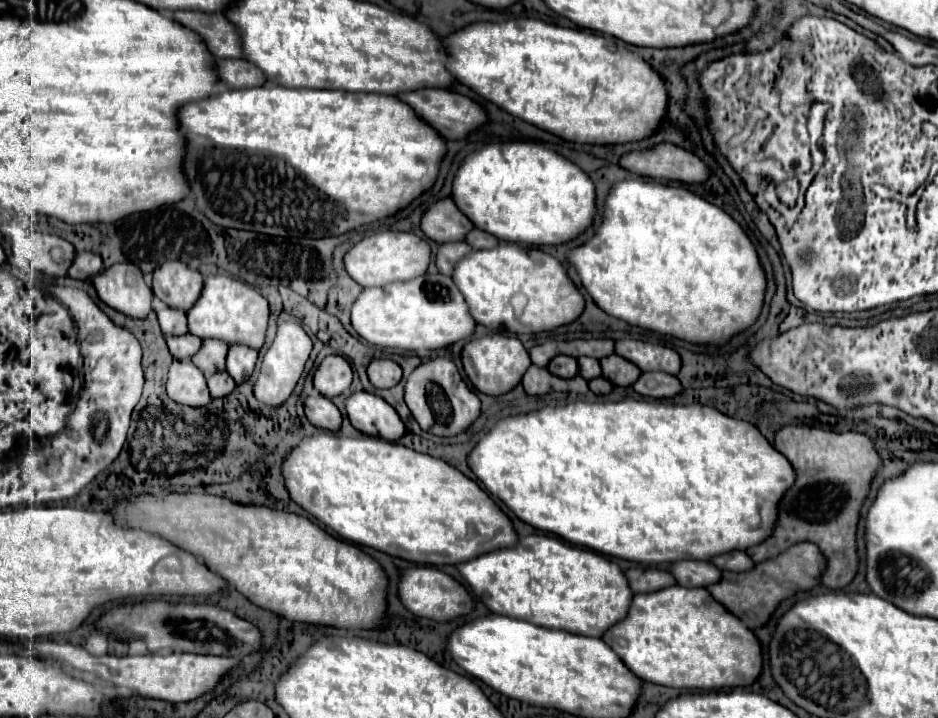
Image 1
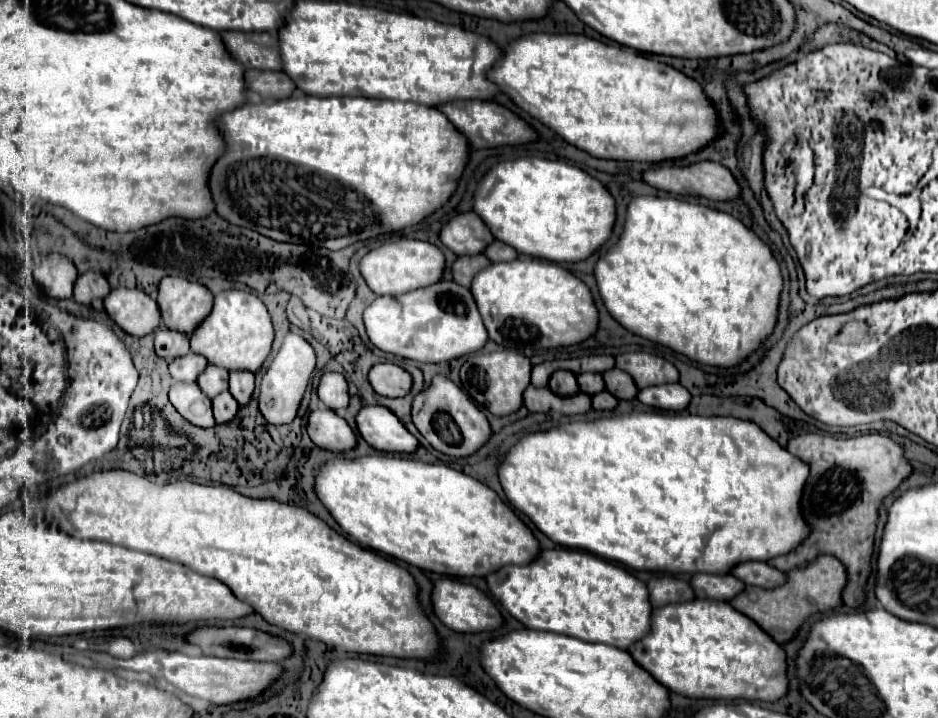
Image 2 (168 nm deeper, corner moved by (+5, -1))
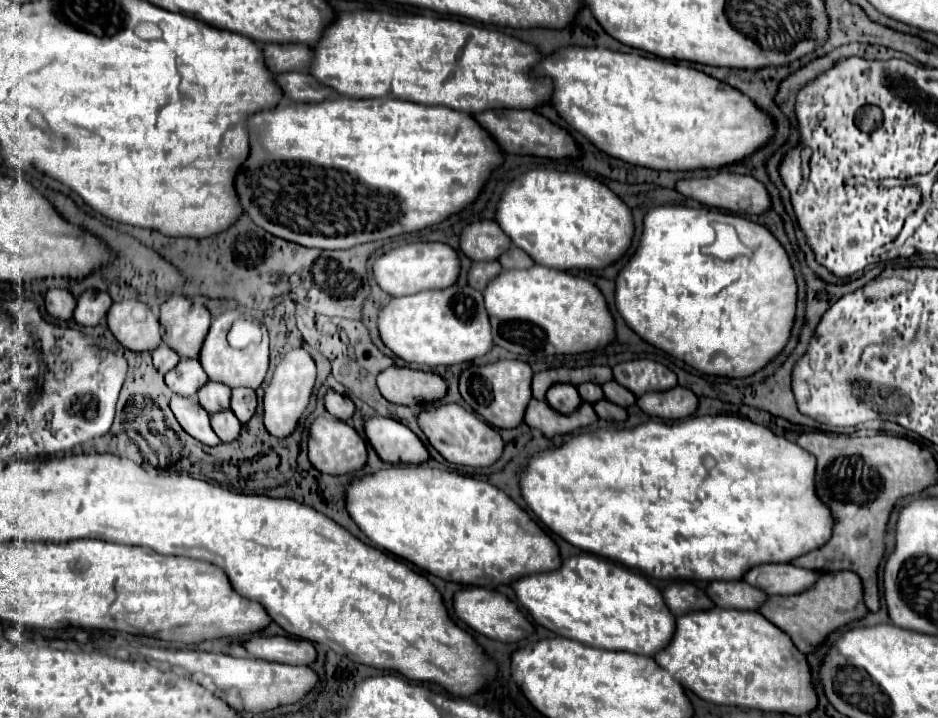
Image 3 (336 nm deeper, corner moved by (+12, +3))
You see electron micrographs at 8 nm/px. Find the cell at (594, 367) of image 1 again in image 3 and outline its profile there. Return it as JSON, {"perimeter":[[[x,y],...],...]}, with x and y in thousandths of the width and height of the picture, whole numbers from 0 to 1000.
{"perimeter":[[[620,533],[620,536],[616,539],[616,547],[618,547],[618,553],[620,553],[623,558],[627,558],[627,561],[633,561],[633,558],[638,558],[638,556],[644,553],[640,536],[635,536],[635,533]]]}

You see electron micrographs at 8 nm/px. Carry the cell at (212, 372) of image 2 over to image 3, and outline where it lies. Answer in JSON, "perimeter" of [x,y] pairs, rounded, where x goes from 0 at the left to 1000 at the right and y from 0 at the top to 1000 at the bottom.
{"perimeter":[[[222,531],[217,539],[211,542],[211,561],[226,578],[235,570],[245,567],[245,539],[232,531]]]}

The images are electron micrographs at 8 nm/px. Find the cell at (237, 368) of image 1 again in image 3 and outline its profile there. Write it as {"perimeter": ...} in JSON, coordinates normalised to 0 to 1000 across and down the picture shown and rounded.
{"perimeter":[[[249,539],[245,570],[256,584],[256,589],[262,589],[273,572],[273,547],[267,539]]]}

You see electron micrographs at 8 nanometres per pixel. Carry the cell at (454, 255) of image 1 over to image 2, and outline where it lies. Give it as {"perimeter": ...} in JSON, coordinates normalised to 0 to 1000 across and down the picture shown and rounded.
{"perimeter":[[[506,355],[506,358],[487,358],[483,366],[483,389],[494,397],[502,400],[502,389],[515,377],[515,372],[521,372],[523,364],[517,355]]]}

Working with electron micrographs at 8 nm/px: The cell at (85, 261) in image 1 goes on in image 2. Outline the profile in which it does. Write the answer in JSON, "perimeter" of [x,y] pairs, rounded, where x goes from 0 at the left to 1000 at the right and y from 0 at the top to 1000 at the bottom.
{"perimeter":[[[88,380],[80,394],[80,419],[84,425],[97,425],[101,416],[112,416],[116,411],[118,400],[114,389],[106,380]]]}

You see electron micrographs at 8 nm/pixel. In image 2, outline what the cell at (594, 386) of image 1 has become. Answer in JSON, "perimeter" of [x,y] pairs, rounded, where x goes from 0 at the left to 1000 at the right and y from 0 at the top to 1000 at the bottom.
{"perimeter":[[[643,545],[639,550],[632,550],[632,570],[634,572],[651,572],[658,567],[658,556],[649,547],[649,545]]]}

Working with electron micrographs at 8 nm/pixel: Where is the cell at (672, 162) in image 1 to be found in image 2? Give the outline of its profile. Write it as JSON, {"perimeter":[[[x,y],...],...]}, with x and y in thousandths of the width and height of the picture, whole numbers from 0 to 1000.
{"perimeter":[[[741,227],[735,233],[715,233],[715,230],[705,230],[698,235],[692,235],[686,244],[688,255],[707,263],[711,269],[720,269],[720,272],[743,272],[743,274],[752,274],[758,280],[781,280],[786,274],[790,274],[790,260],[784,252],[784,247],[779,244],[779,238],[767,227]]]}

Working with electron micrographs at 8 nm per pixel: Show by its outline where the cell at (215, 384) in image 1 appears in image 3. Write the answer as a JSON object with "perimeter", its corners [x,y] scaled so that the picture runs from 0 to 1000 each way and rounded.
{"perimeter":[[[237,570],[224,581],[228,603],[235,609],[235,614],[249,614],[256,603],[258,589],[252,584],[252,578],[245,570]]]}

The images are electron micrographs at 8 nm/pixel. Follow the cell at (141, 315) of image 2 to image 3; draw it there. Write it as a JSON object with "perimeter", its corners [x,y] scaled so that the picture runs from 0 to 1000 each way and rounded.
{"perimeter":[[[132,416],[117,428],[115,455],[122,469],[141,489],[162,489],[173,478],[171,450],[162,430],[145,416]]]}

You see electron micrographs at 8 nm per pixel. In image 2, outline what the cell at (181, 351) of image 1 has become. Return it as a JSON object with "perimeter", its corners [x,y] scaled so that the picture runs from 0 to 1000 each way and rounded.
{"perimeter":[[[201,492],[197,497],[184,500],[180,506],[180,519],[187,531],[195,531],[195,533],[206,533],[210,531],[210,525],[216,519],[216,511],[221,511],[221,500],[216,494],[208,494]]]}

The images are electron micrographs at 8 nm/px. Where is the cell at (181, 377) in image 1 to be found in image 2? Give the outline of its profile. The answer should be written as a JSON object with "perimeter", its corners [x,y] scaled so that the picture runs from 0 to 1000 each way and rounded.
{"perimeter":[[[184,533],[180,545],[184,567],[208,595],[227,595],[225,556],[216,550],[210,533]]]}

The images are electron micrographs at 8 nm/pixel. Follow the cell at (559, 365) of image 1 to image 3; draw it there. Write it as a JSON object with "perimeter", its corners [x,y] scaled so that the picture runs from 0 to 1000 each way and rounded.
{"perimeter":[[[591,533],[584,542],[582,556],[588,561],[588,567],[593,567],[593,572],[612,572],[620,561],[614,539],[608,533]]]}

